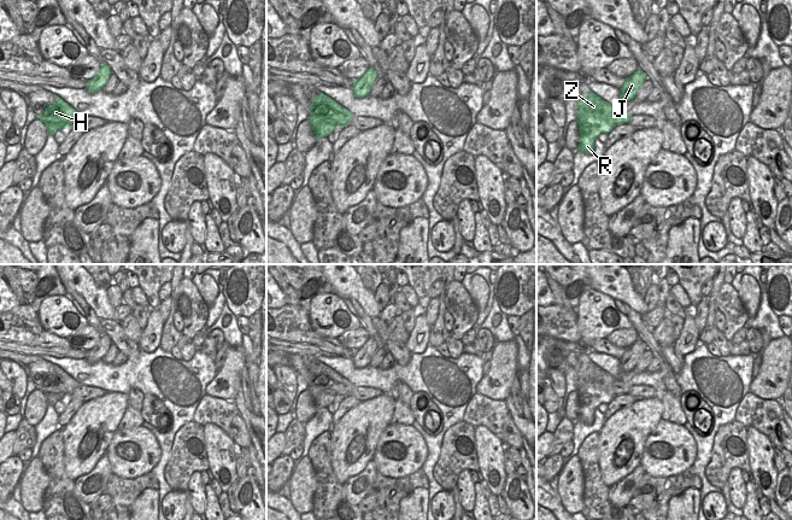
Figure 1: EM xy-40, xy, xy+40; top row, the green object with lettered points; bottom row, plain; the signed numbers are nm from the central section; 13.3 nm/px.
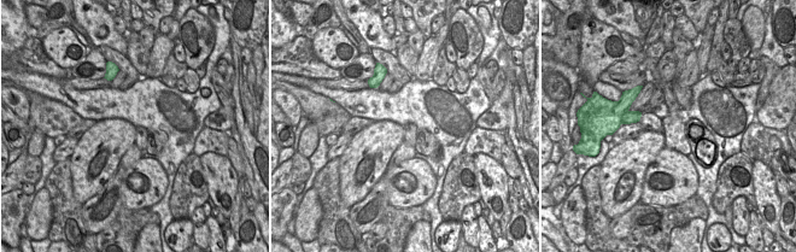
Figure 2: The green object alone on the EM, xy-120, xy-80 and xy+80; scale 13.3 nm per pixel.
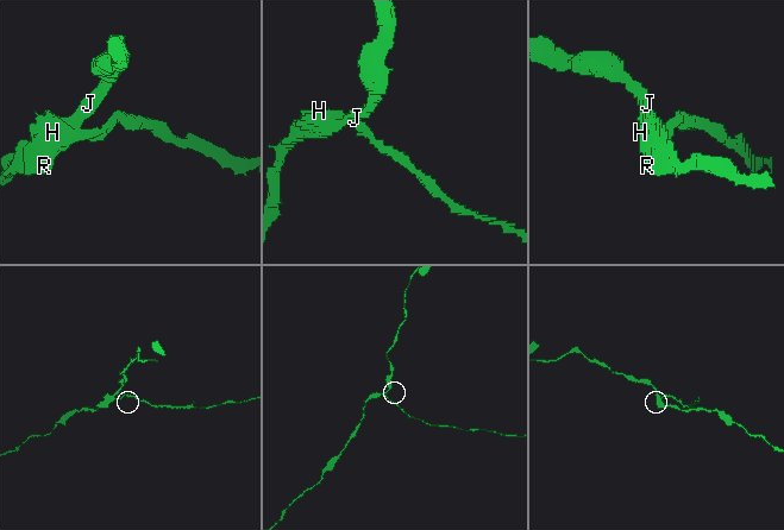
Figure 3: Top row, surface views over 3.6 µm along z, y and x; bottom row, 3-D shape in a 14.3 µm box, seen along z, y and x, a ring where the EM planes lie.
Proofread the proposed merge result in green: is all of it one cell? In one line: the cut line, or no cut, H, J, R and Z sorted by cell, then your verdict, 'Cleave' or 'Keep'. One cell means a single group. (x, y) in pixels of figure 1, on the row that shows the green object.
Split along xy (335, 101), (330, 107), (321, 105), (311, 110). Groups: H / J R Z. Cleave.

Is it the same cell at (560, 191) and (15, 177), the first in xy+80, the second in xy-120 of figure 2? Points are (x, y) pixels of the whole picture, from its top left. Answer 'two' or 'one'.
two

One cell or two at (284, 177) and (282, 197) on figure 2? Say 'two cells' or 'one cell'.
two cells

